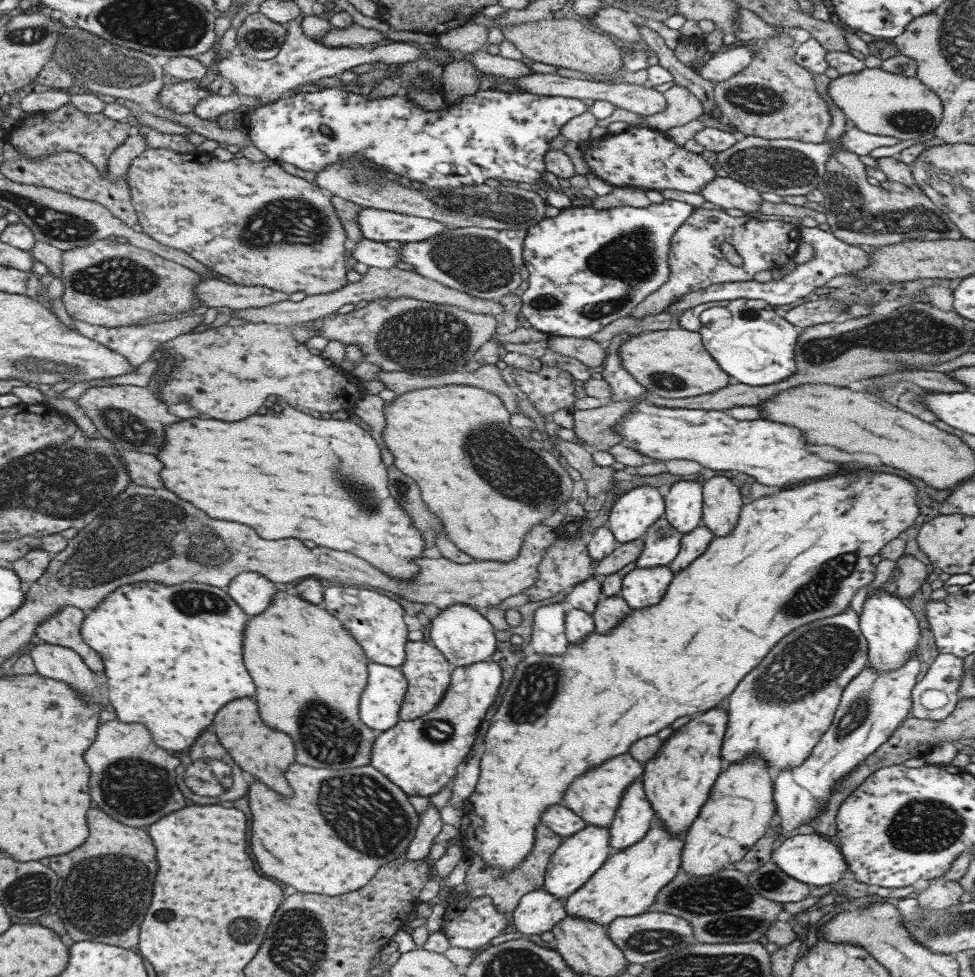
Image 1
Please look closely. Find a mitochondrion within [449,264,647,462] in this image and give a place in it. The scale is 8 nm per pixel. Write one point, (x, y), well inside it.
(546, 301)

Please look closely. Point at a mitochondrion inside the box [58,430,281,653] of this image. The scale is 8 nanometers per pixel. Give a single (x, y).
(192, 601)

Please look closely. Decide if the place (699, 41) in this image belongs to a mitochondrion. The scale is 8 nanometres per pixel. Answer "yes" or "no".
no

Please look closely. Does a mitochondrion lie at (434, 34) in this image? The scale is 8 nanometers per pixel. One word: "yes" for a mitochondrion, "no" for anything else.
no

